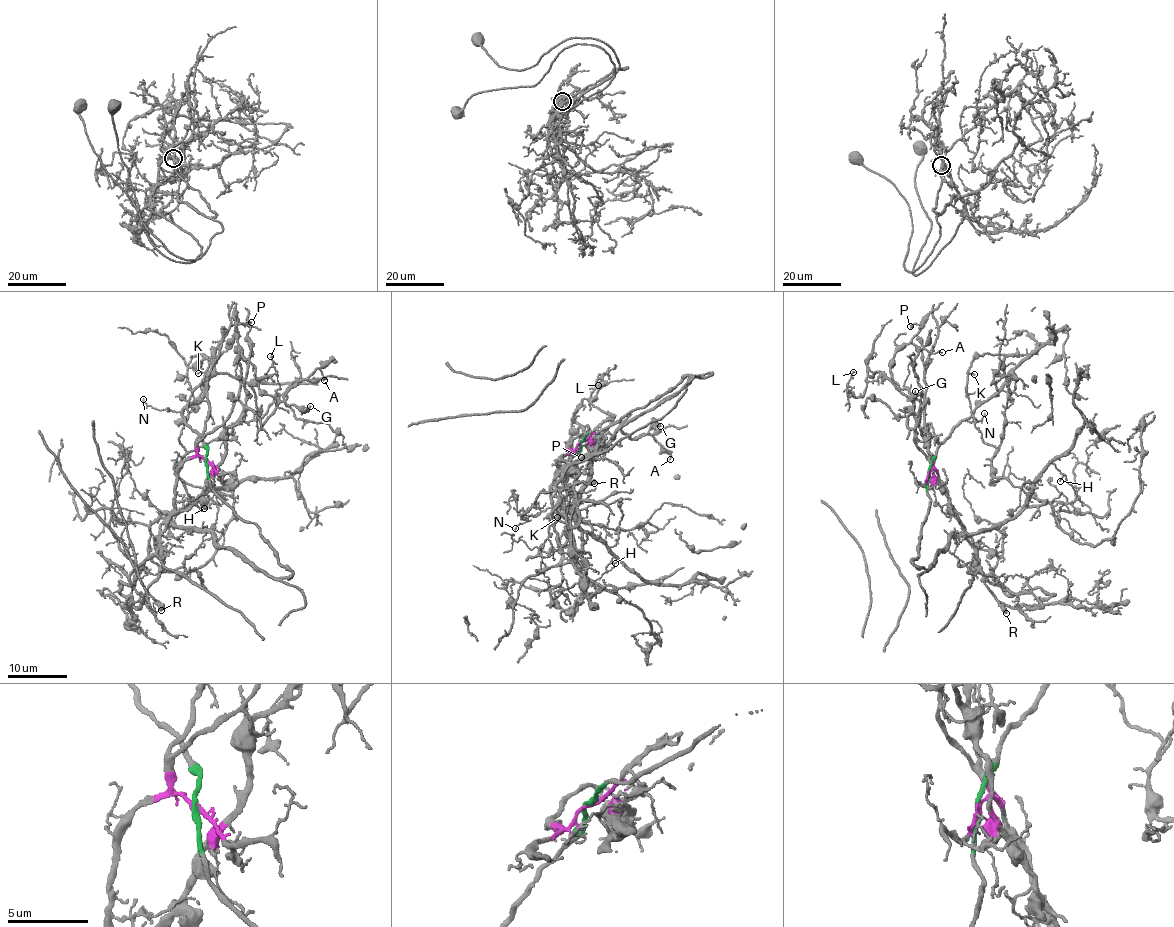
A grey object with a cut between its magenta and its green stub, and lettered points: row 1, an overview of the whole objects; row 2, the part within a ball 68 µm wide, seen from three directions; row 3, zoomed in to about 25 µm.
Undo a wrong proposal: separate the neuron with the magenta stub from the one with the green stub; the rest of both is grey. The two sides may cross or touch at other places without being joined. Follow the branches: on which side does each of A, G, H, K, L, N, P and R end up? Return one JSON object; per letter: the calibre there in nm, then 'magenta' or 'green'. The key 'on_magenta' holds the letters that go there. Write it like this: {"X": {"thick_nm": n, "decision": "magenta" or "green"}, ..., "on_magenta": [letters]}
{"A": {"thick_nm": 140, "decision": "magenta"}, "G": {"thick_nm": 200, "decision": "magenta"}, "H": {"thick_nm": 120, "decision": "green"}, "K": {"thick_nm": 120, "decision": "green"}, "L": {"thick_nm": 110, "decision": "magenta"}, "N": {"thick_nm": 110, "decision": "green"}, "P": {"thick_nm": 150, "decision": "magenta"}, "R": {"thick_nm": 360, "decision": "magenta"}, "on_magenta": ["A", "G", "L", "P", "R"]}

